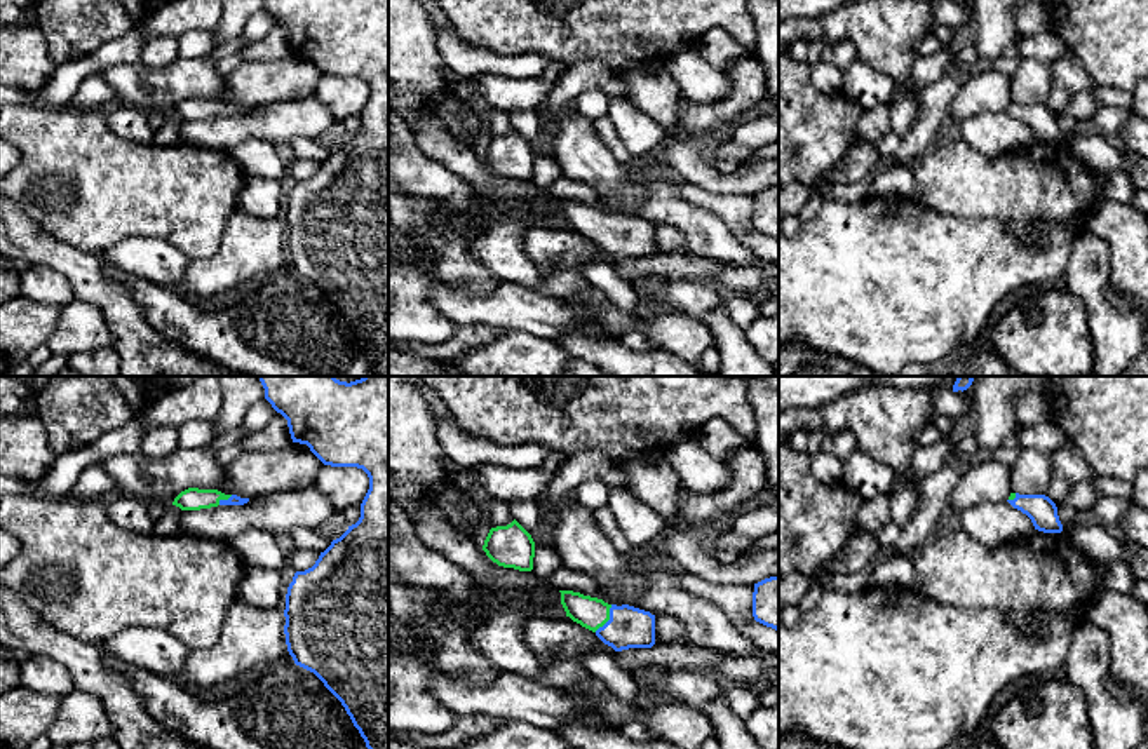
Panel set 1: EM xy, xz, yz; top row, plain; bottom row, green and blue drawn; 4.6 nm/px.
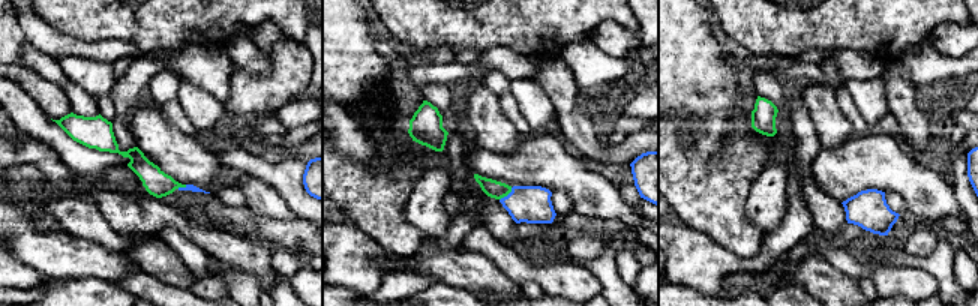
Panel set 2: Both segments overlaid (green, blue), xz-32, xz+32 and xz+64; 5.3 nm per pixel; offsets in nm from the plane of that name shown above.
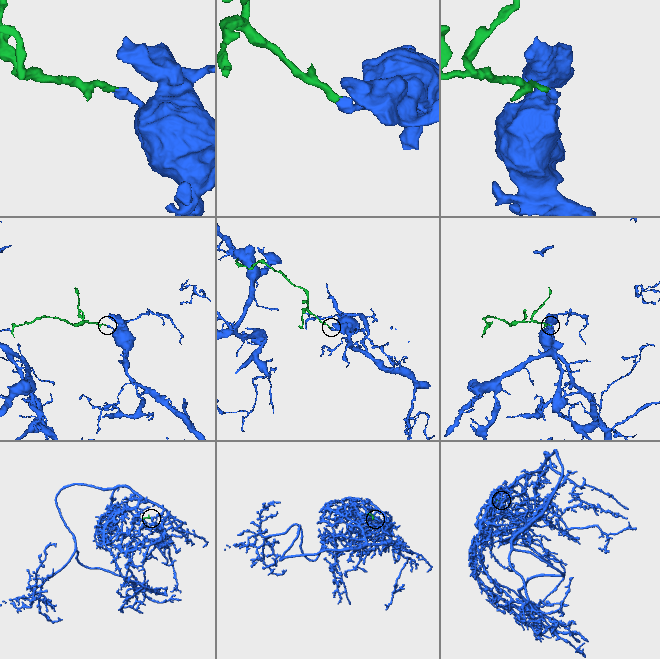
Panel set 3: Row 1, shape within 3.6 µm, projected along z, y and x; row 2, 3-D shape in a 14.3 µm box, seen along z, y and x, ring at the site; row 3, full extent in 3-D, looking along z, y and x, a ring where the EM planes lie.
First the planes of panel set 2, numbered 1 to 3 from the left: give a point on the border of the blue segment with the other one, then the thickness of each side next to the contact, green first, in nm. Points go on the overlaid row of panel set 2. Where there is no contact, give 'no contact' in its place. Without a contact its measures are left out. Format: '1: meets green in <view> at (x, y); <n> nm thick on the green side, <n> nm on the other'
1: meets green in xz-32 at (182, 186); 140 nm thick on the green side, 40 nm on the other
2: meets green in xz+32 at (506, 195); 100 nm thick on the green side, 200 nm on the other
3: no contact

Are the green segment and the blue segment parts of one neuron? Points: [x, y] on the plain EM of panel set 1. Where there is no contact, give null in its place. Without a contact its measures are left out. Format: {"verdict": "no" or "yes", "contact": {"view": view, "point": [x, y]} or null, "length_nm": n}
{"verdict": "yes", "contact": {"view": "xz", "point": [608, 229]}, "length_nm": 150}

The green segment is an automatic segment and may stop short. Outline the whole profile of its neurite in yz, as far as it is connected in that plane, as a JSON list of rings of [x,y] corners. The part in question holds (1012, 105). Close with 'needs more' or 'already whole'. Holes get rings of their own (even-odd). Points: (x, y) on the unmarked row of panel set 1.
[[[1010,103],[1007,110],[1014,118],[1026,124],[1035,139],[1043,143],[1061,143],[1063,134],[1057,125],[1056,113],[1045,105],[1019,105]]]; needs more

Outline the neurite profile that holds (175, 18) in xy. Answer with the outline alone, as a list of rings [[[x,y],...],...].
[[[165,0],[165,3],[132,26],[132,30],[101,45],[96,52],[59,64],[40,91],[0,85],[0,110],[7,105],[68,106],[80,84],[92,73],[113,64],[136,63],[148,37],[179,38],[190,30],[213,33],[221,19],[221,0]]]

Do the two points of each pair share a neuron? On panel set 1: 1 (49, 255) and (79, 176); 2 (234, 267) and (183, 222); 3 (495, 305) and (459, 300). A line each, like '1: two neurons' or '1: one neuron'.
1: two neurons
2: two neurons
3: one neuron

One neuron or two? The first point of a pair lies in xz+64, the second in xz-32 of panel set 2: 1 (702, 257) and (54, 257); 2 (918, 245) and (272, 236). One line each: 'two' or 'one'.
1: two
2: two

